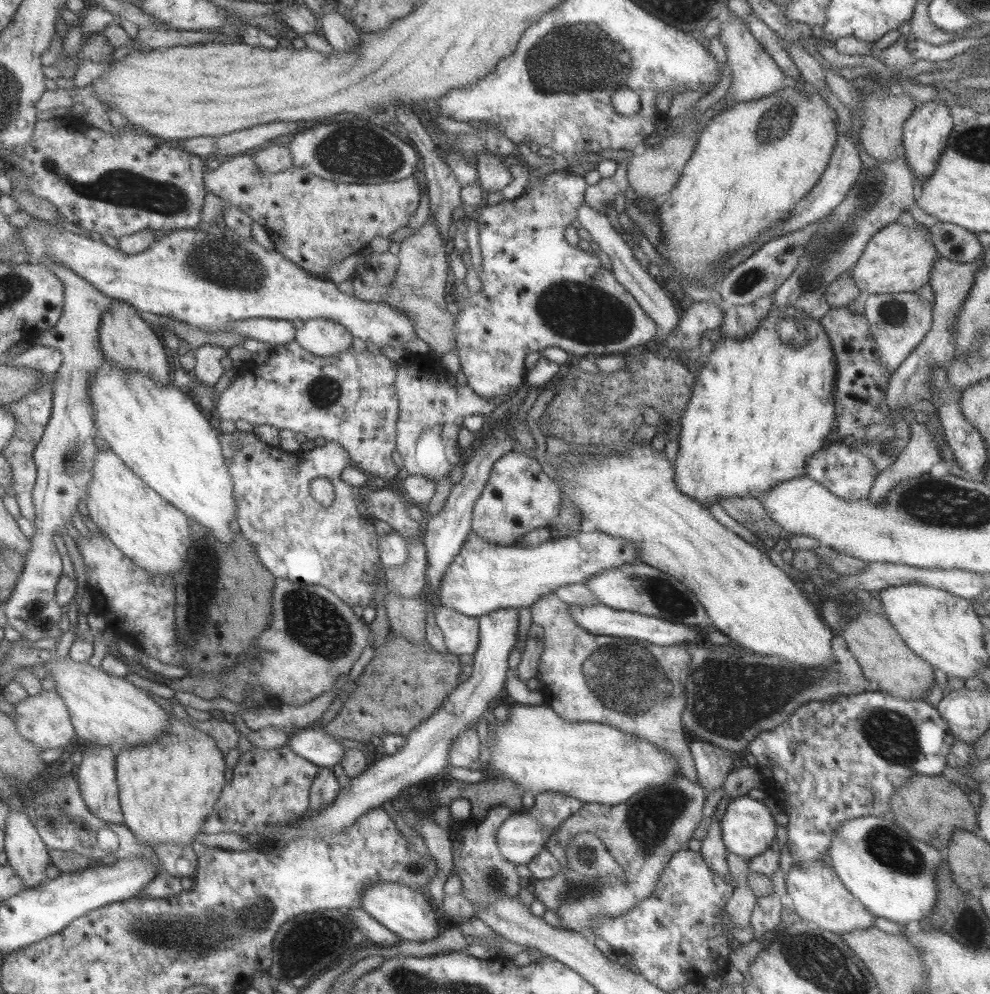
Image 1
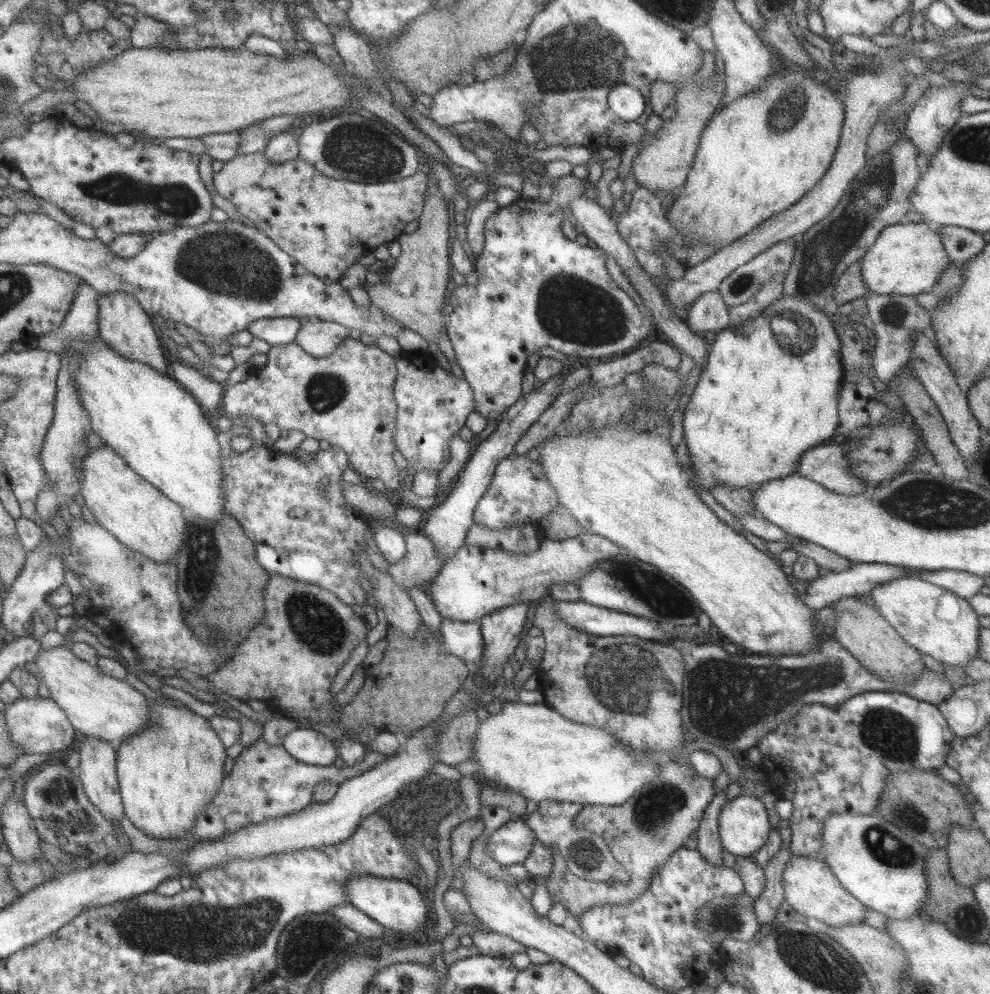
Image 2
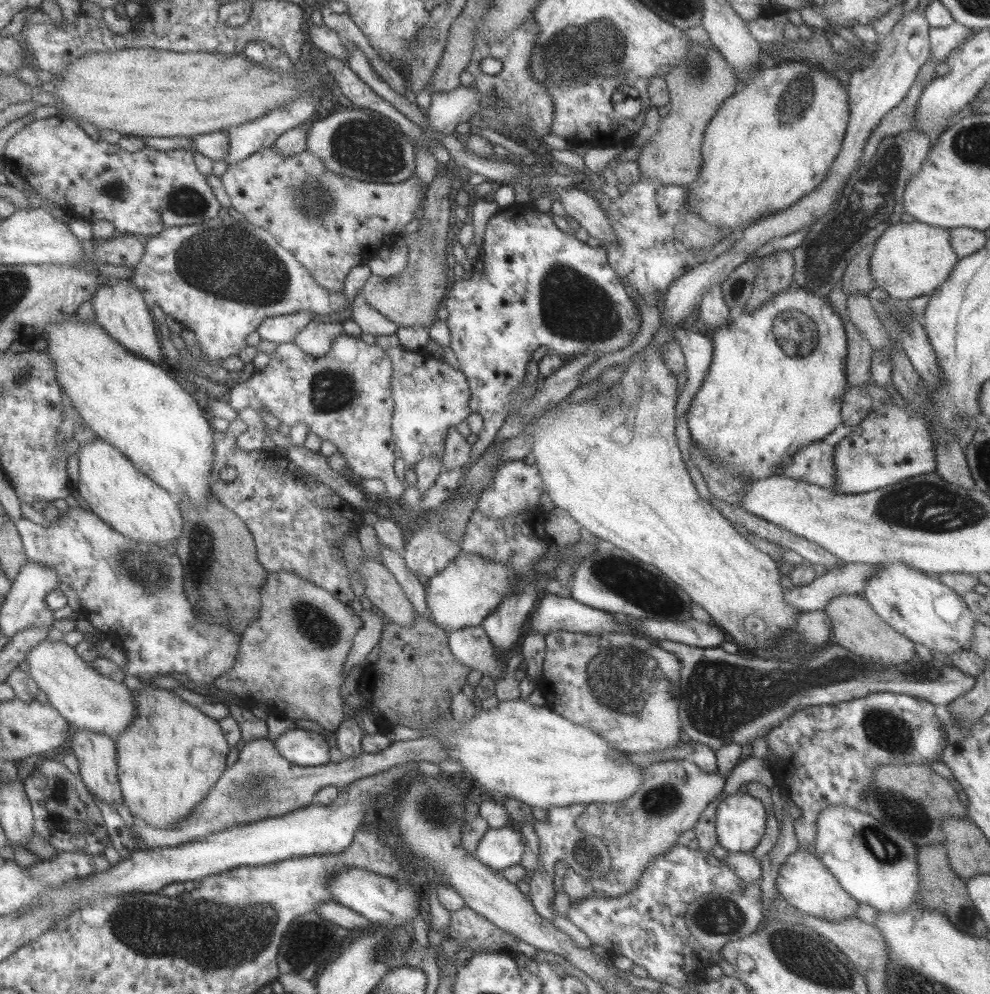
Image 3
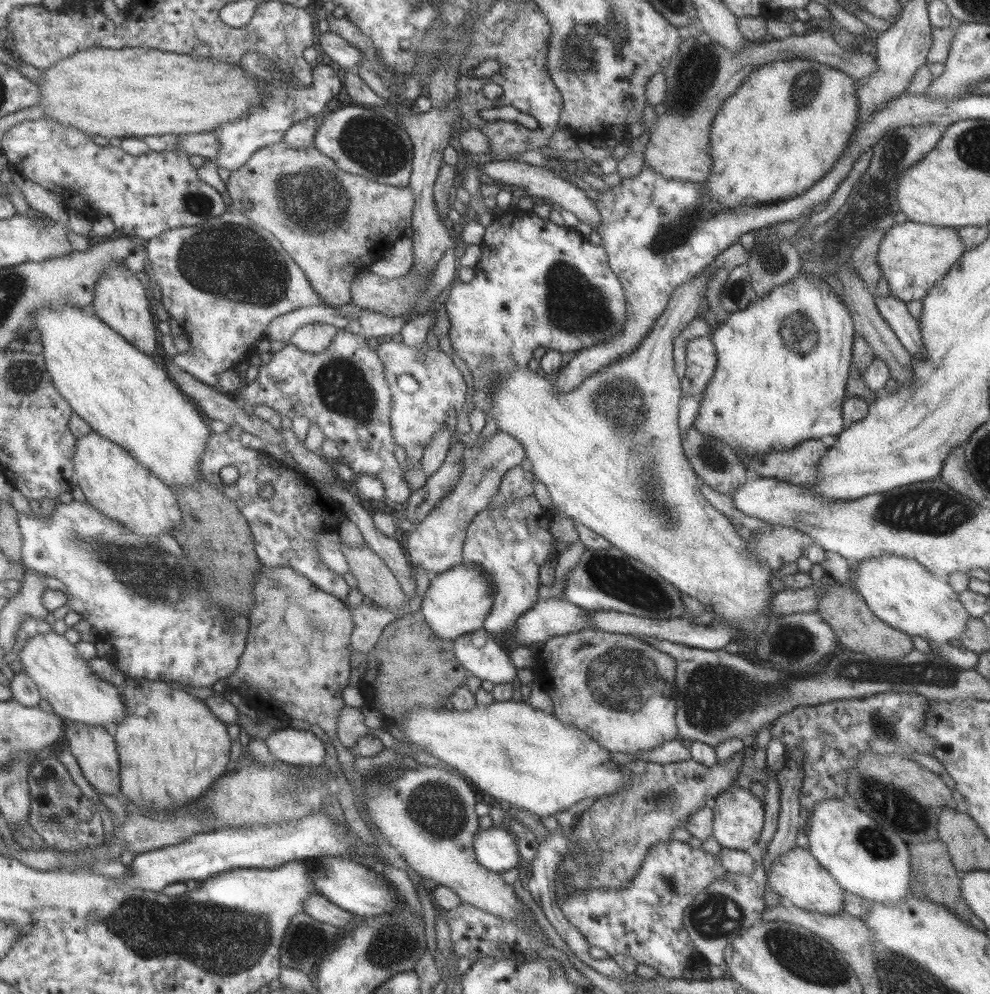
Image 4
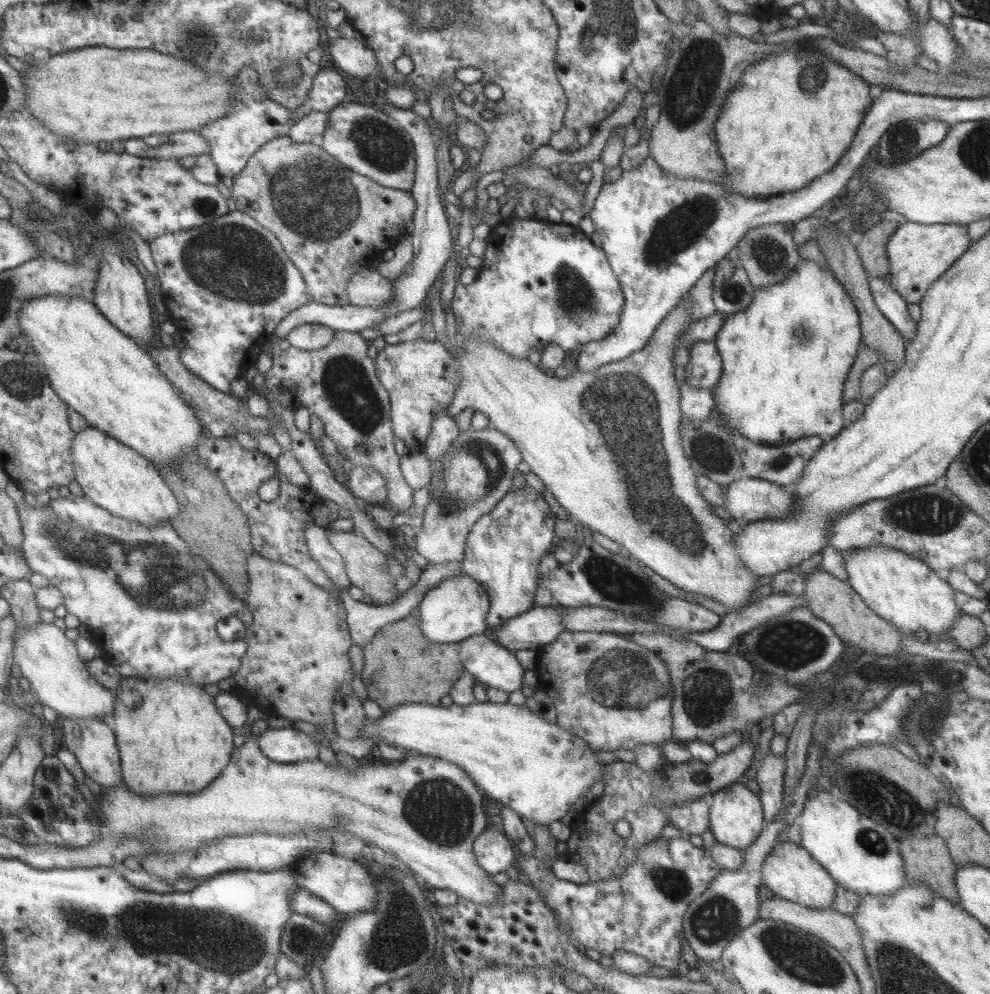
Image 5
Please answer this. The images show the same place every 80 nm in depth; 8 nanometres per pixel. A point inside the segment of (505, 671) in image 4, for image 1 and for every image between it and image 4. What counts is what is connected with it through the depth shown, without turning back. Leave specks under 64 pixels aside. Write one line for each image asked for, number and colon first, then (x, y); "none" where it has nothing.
1: (460, 632)
2: (462, 639)
3: (469, 645)

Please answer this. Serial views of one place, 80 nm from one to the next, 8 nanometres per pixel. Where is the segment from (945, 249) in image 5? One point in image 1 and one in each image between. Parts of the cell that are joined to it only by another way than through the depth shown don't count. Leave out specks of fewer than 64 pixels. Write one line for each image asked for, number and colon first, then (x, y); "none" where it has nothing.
1: (896, 259)
2: (906, 258)
3: (910, 259)
4: (912, 257)

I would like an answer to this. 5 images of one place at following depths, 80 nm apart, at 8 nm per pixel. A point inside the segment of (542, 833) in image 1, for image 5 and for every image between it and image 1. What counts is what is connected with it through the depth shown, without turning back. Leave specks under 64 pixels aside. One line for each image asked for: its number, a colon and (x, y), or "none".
2: (510, 844)
3: (498, 848)
4: (495, 848)
5: (493, 851)

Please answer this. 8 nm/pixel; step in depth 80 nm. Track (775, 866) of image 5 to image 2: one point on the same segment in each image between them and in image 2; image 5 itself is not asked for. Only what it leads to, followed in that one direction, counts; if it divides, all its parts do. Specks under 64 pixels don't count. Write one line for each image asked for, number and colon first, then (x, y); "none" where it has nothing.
2: (810, 888)
3: (803, 881)
4: (796, 876)

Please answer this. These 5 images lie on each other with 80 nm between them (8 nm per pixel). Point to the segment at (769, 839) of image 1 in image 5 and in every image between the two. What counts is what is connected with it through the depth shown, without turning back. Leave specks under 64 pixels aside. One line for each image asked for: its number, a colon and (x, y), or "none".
2: (743, 825)
3: (740, 822)
4: (738, 816)
5: (735, 814)

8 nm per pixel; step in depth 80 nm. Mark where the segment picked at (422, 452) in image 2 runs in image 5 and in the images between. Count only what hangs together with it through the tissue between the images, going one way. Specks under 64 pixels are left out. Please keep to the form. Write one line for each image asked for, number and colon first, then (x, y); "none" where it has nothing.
3: (422, 414)
4: (414, 418)
5: (420, 377)

